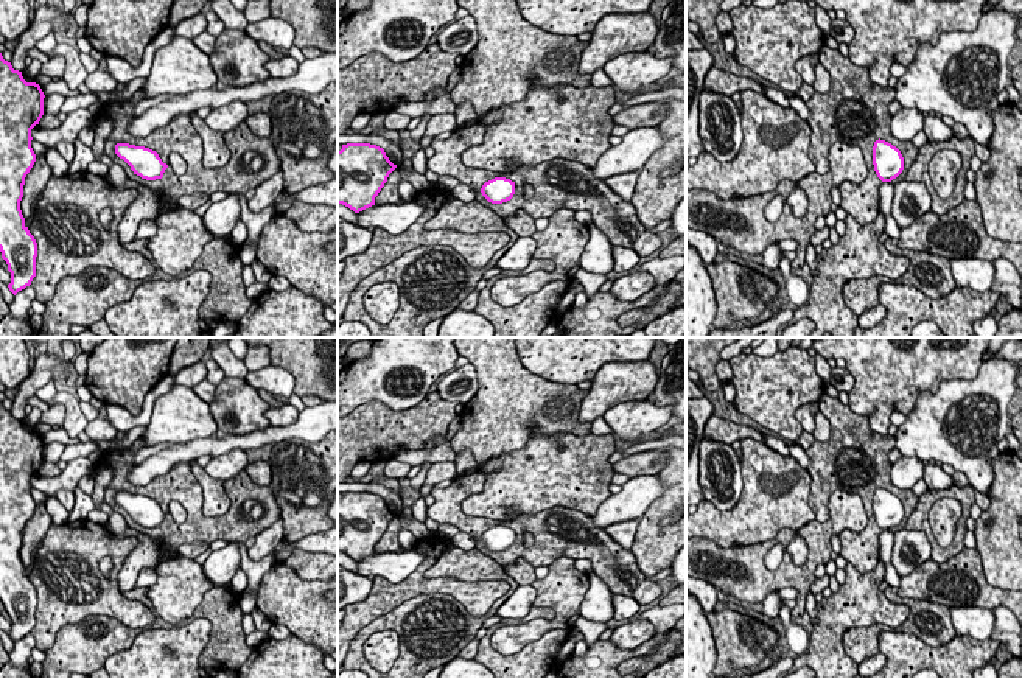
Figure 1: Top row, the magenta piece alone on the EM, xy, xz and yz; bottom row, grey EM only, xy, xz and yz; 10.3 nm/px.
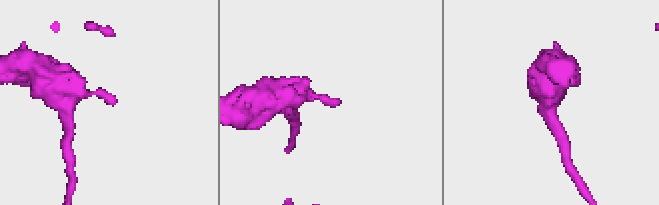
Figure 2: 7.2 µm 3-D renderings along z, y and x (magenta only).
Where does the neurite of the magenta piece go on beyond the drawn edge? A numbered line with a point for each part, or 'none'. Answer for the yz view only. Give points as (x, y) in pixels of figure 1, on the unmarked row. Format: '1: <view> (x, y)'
none

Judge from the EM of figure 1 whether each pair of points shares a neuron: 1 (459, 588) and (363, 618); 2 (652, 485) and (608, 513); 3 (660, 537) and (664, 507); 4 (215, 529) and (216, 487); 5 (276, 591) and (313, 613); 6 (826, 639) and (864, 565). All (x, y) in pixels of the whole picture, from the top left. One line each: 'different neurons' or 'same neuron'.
1: same neuron
2: same neuron
3: same neuron
4: different neurons
5: same neuron
6: different neurons

